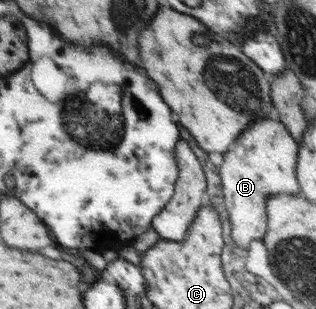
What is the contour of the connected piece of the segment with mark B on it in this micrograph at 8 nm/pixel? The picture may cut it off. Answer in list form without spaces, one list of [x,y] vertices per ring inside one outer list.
[[[275,118],[255,120],[245,132],[241,132],[241,140],[235,142],[237,144],[228,148],[229,152],[222,154],[218,175],[230,220],[230,237],[237,246],[247,250],[251,240],[261,239],[266,233],[266,198],[299,193],[298,180],[295,180],[295,152],[298,150],[295,139],[291,140],[291,134],[284,124],[275,122]]]

